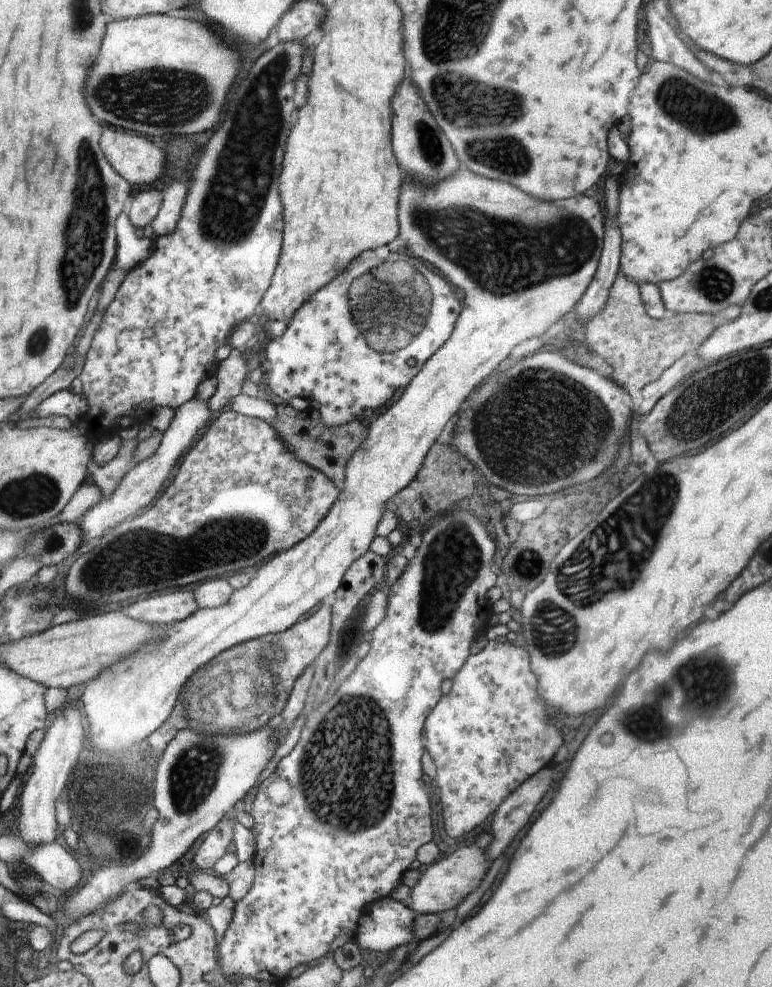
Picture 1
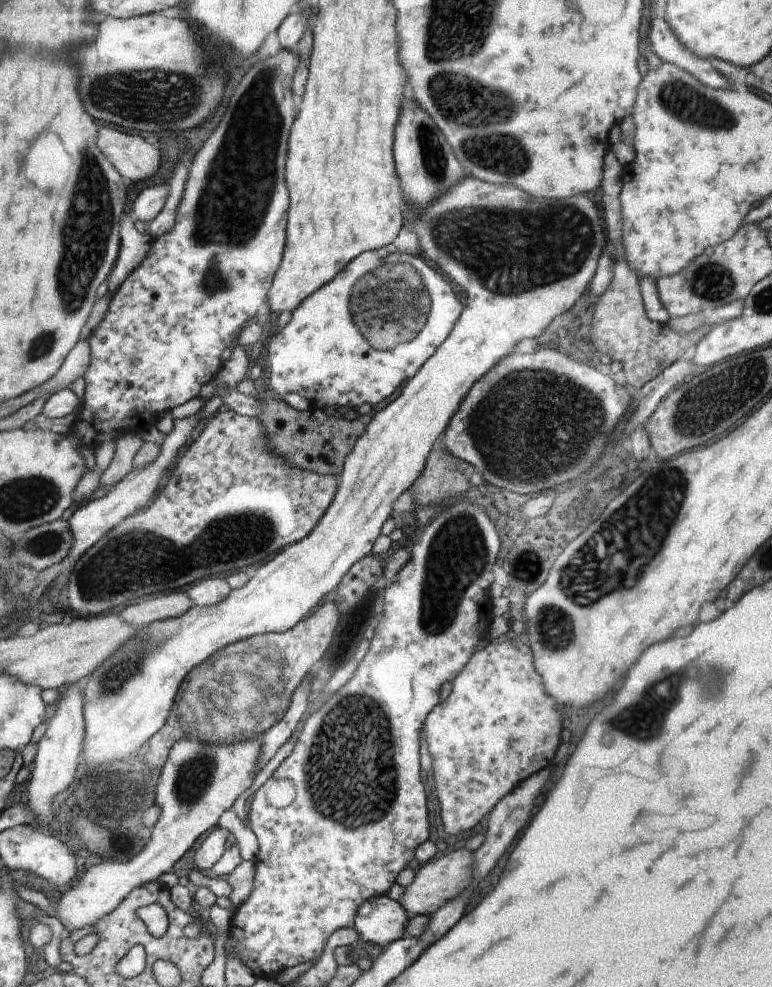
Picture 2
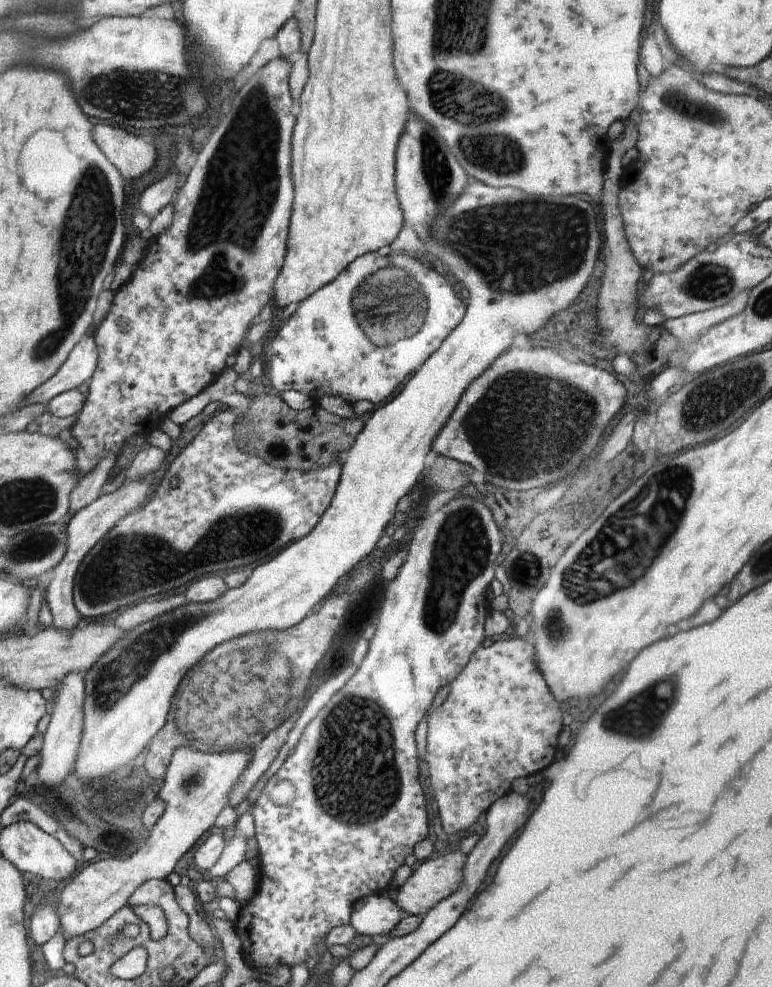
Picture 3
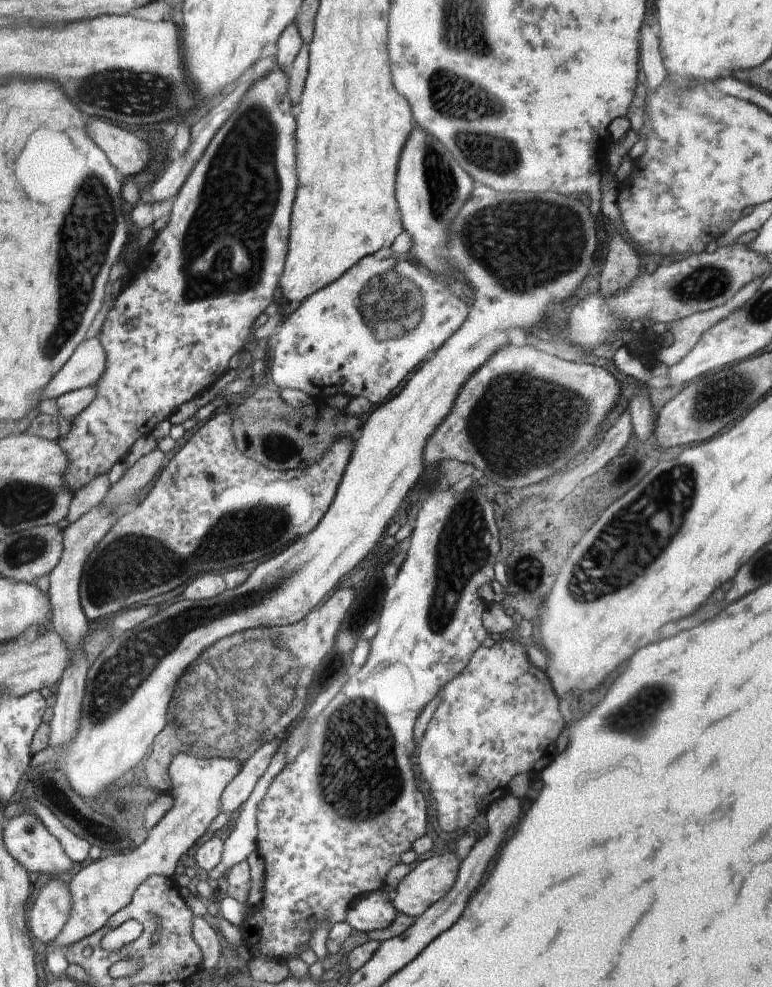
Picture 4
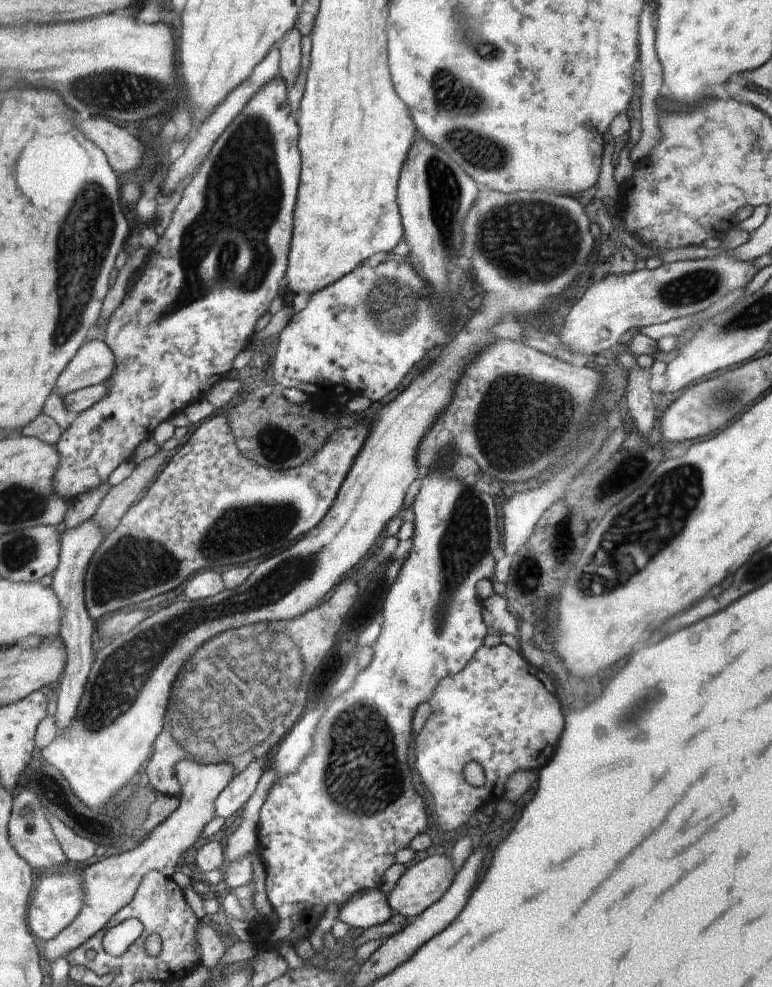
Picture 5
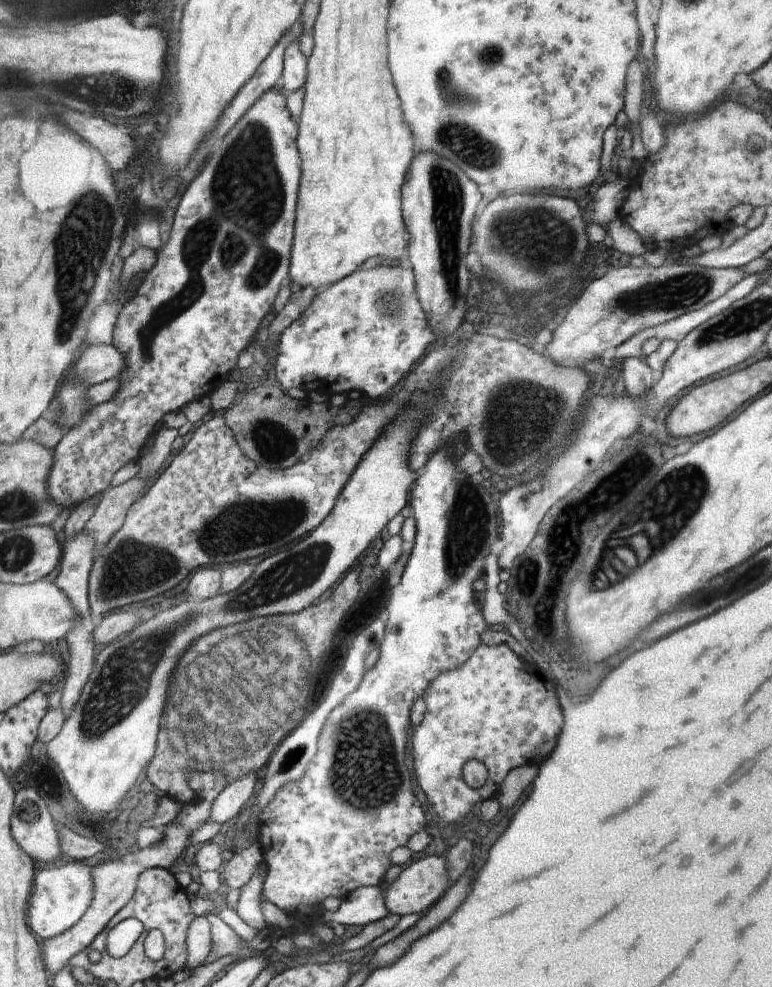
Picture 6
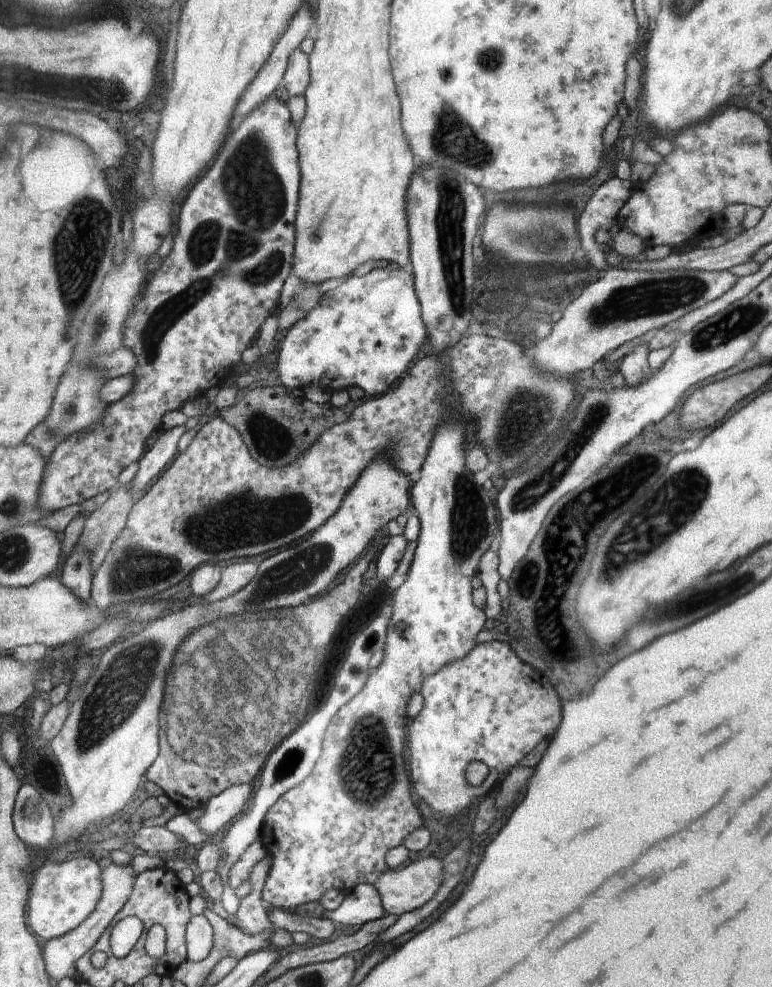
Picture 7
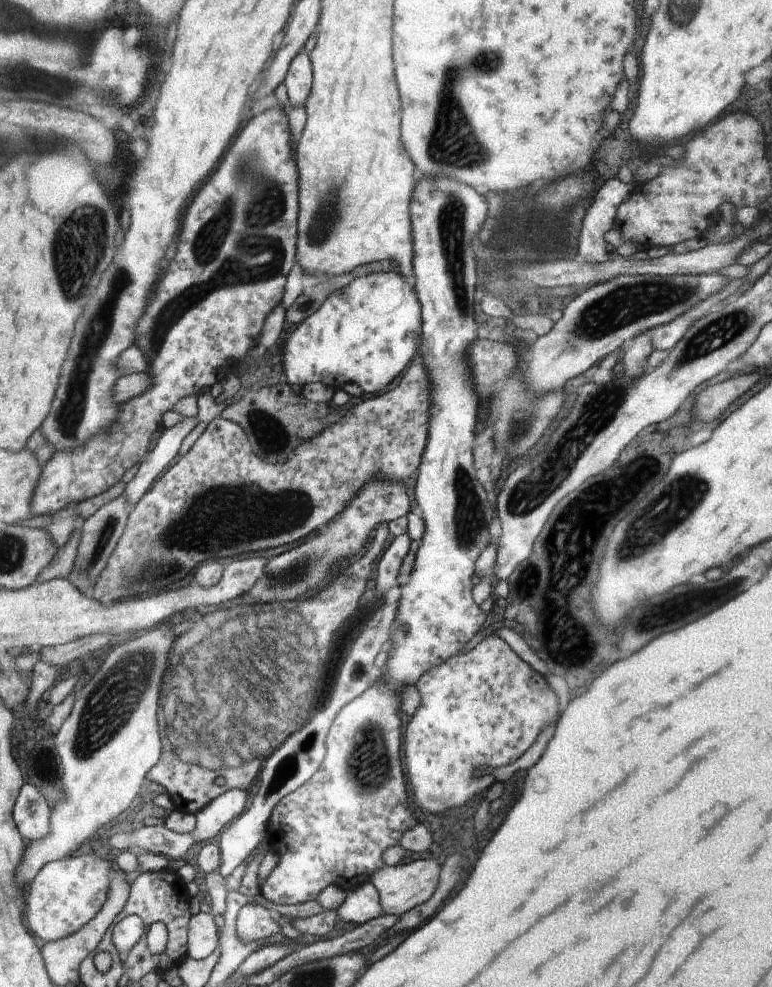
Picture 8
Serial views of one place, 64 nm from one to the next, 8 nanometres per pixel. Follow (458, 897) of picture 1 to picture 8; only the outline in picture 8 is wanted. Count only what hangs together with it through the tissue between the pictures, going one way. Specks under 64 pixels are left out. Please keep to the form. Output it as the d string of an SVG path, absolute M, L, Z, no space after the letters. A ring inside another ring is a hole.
M418 859L410 864L397 864L396 866L385 864L373 874L371 880L378 891L383 914L401 917L405 912L426 902L432 893L438 891L440 873L441 866L438 865L436 859Z

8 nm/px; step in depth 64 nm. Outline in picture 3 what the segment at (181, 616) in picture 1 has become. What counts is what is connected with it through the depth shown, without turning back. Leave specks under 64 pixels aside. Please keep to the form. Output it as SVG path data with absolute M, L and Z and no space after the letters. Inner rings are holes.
M184 593L164 598L164 600L146 600L146 602L140 602L136 606L126 608L114 622L120 628L128 631L138 626L138 624L142 624L142 622L158 618L163 614L176 610L178 607L184 606L187 602L188 600Z

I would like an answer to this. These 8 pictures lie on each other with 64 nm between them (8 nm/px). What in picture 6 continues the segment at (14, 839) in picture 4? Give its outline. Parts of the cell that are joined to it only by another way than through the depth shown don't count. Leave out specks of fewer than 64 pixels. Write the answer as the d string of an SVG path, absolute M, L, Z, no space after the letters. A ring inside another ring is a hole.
M20 788L14 806L12 833L34 862L50 864L61 853L57 826L46 804L32 788Z

